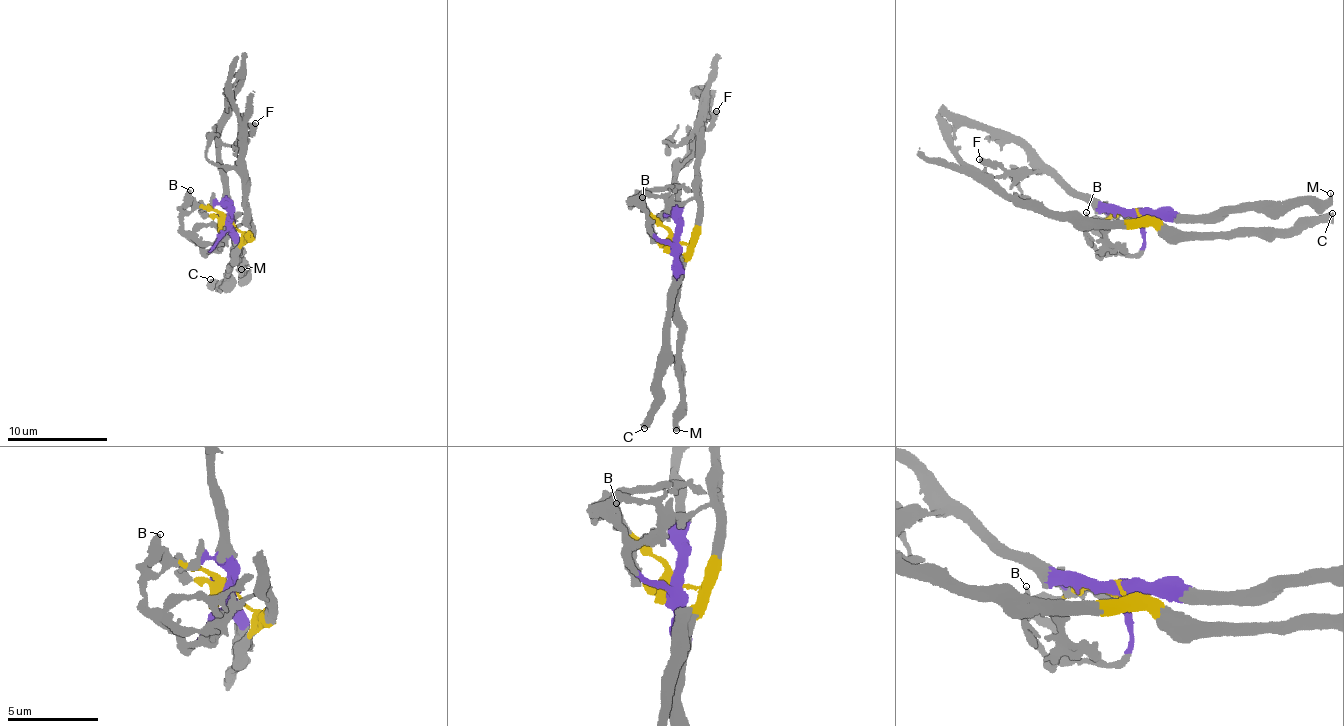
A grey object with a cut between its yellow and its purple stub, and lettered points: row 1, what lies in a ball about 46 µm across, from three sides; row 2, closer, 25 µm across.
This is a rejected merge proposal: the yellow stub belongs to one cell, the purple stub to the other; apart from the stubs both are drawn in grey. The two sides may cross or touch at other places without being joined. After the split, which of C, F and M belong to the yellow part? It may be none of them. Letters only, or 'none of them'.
C

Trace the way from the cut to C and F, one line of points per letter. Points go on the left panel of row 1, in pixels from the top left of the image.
C: (226, 218), (243, 240), (234, 257), (235, 263), (228, 271), (229, 286), (224, 284), (223, 288), (209, 279)
F: (226, 218), (220, 148), (233, 144), (237, 138), (251, 133), (255, 123)

